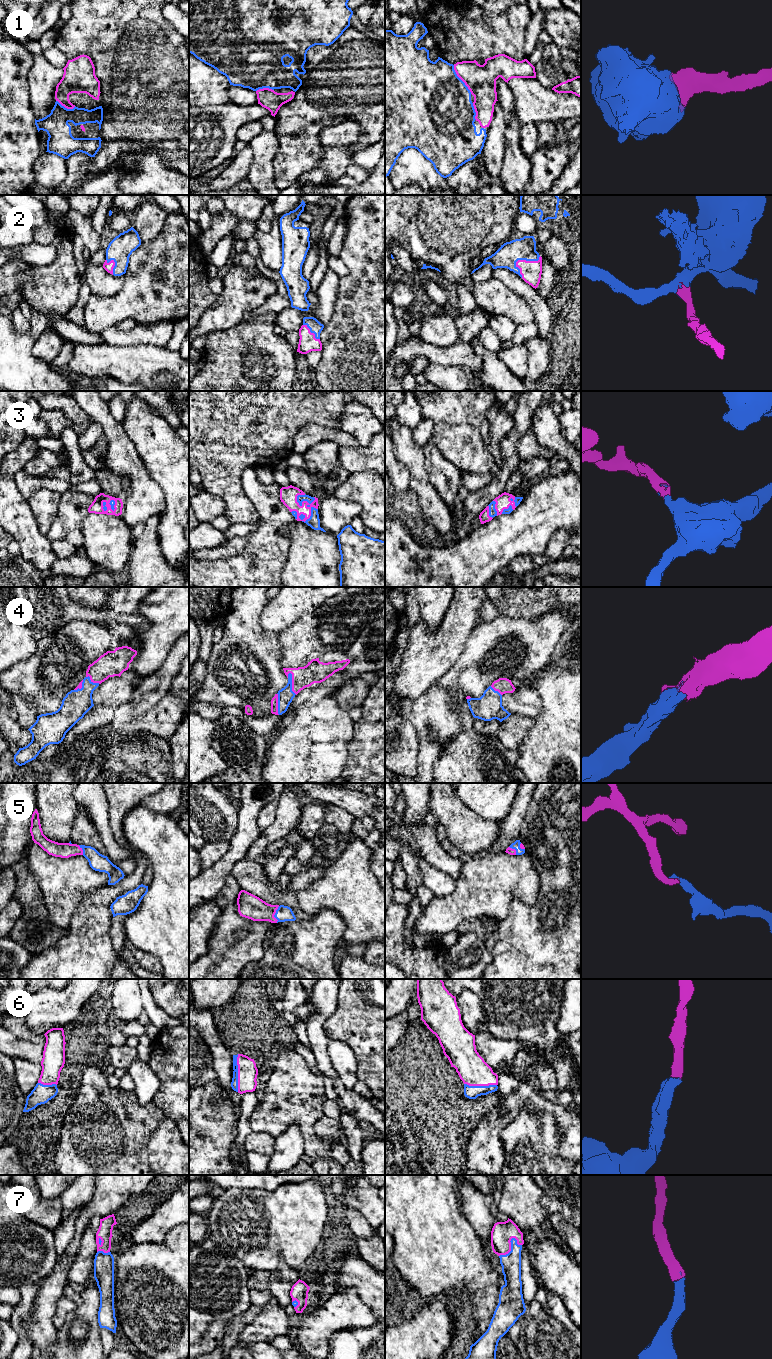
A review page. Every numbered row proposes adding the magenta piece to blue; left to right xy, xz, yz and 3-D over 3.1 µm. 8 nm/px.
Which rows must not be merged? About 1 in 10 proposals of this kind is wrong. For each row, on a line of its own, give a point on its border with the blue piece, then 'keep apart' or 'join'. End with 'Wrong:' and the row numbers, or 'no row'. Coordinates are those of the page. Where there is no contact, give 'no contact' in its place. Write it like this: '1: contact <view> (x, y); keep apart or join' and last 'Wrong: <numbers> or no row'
1: contact yz (460, 79); join
2: contact yz (521, 259); join
3: contact xz (308, 502); join
4: contact xz (291, 683); join
5: contact xz (275, 914); join
6: contact xz (237, 1073); join
7: contact yz (511, 1244); join
Wrong: no row

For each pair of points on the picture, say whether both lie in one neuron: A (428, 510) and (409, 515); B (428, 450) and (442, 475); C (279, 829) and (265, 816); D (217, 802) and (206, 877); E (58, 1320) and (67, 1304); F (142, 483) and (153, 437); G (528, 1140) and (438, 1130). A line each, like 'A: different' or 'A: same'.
A: different
B: same
C: different
D: different
E: same
F: different
G: different

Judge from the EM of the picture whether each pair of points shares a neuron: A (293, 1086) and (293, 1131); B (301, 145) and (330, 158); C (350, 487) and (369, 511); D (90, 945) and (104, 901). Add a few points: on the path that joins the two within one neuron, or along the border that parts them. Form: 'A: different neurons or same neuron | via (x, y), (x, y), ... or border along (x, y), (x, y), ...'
A: different neurons | border along (275, 1138), (290, 1125), (297, 1125), (304, 1146)
B: different neurons | border along (320, 132), (323, 156), (319, 163), (307, 172)
C: same neuron | via (356, 493), (368, 505)
D: same neuron | via (90, 934), (90, 924), (93, 920), (94, 912)

